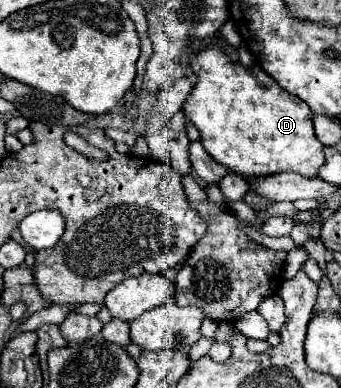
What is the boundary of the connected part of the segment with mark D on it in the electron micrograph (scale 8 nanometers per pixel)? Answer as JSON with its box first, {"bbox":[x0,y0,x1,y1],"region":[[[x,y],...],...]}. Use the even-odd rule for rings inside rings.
{"bbox":[183,45,325,179],"region":[[[213,45],[205,47],[199,55],[191,59],[191,69],[197,75],[197,83],[183,103],[183,113],[199,129],[199,141],[215,163],[223,165],[235,175],[241,175],[243,179],[259,179],[283,171],[295,171],[309,179],[317,175],[319,167],[323,167],[325,163],[325,145],[313,133],[313,113],[305,101],[291,93],[285,93],[275,83],[275,79],[271,79],[259,65],[251,69],[231,65],[227,55],[223,55],[219,47]]]}

